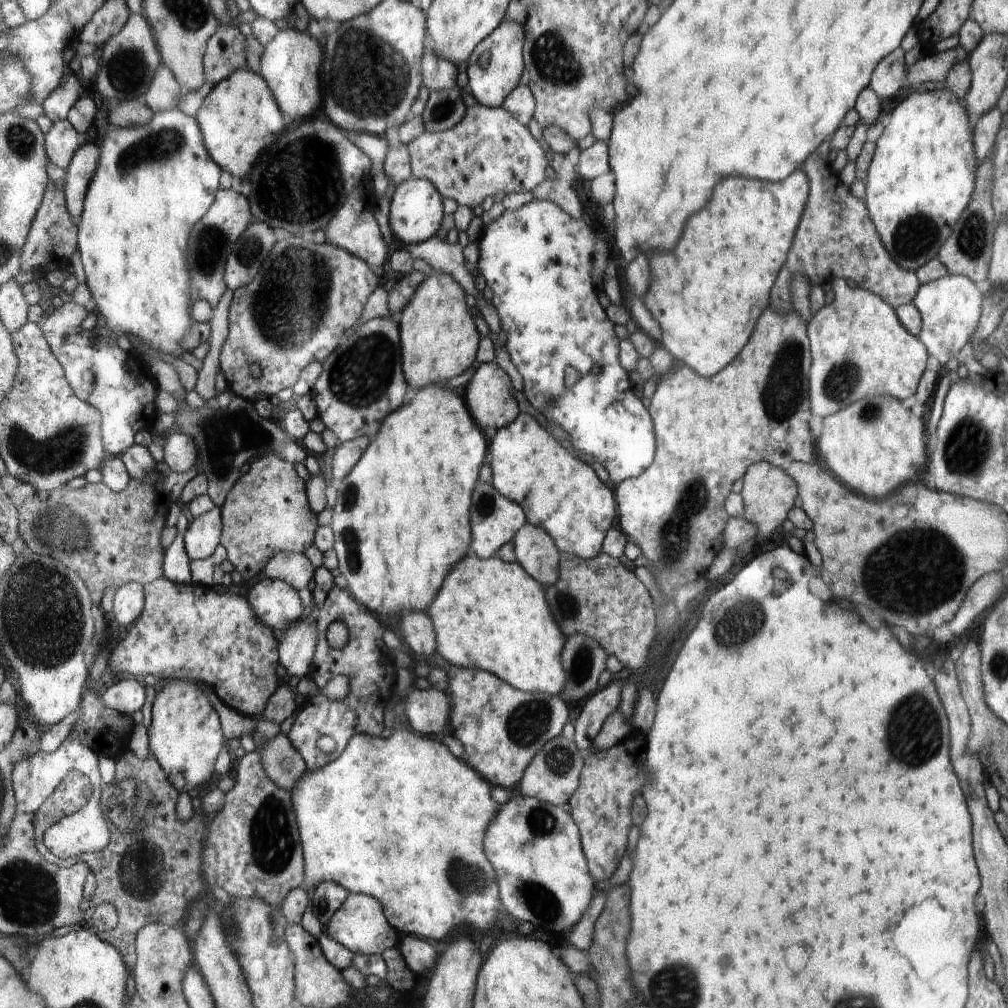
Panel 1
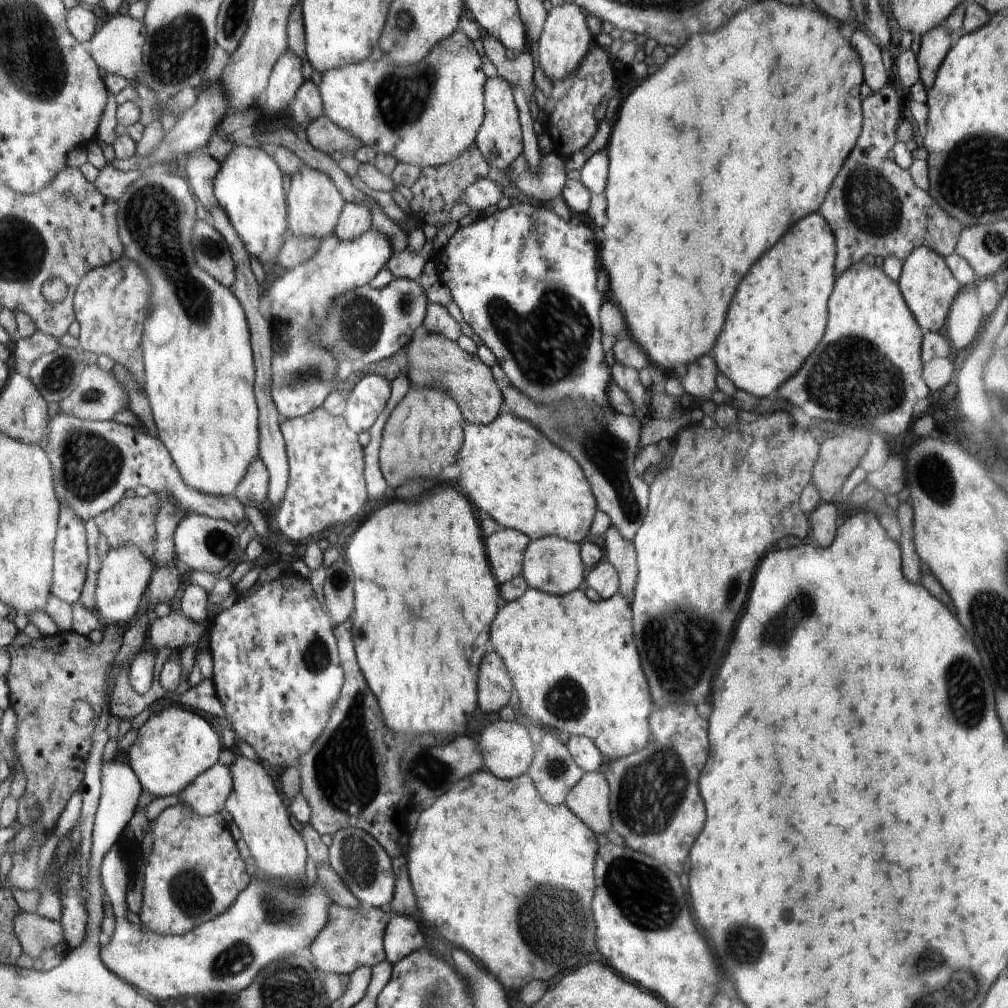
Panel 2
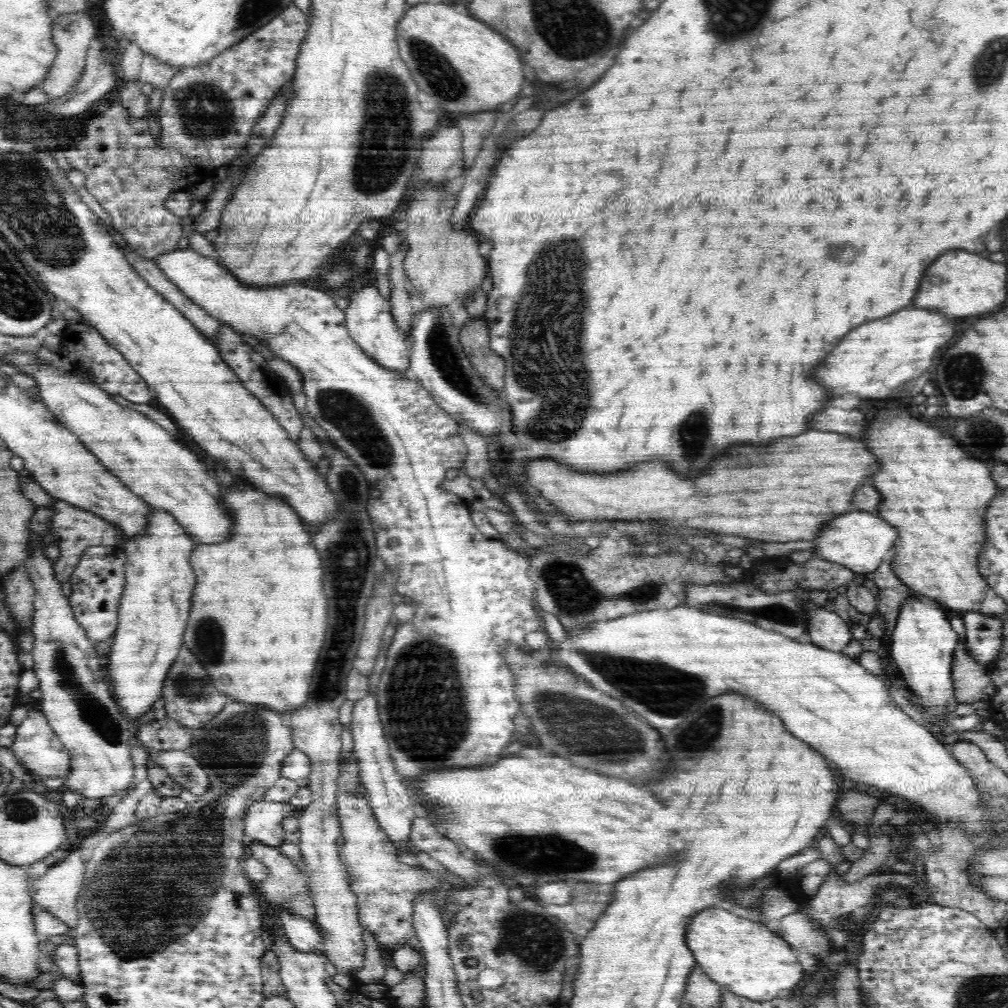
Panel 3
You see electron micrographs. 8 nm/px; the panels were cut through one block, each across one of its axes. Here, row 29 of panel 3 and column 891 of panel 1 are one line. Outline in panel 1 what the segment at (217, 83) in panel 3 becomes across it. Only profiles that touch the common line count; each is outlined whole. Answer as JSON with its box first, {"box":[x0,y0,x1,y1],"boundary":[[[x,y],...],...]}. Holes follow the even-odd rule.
{"box":[772,168,921,316],"boundary":[[[806,168],[808,178],[812,178],[812,202],[808,202],[808,214],[804,214],[804,222],[800,222],[800,238],[796,238],[796,246],[792,246],[792,254],[788,254],[788,266],[780,270],[780,278],[776,278],[776,290],[772,290],[772,306],[776,306],[784,316],[794,310],[791,299],[790,276],[795,273],[807,277],[810,288],[822,286],[833,278],[854,280],[857,286],[878,294],[880,298],[899,310],[914,301],[921,283],[914,270],[904,270],[887,250],[879,230],[875,226],[868,211],[865,199],[857,198],[848,192],[850,204],[846,204],[846,222],[832,222],[842,214],[836,200],[832,202],[830,182],[824,184],[822,170]]]}

